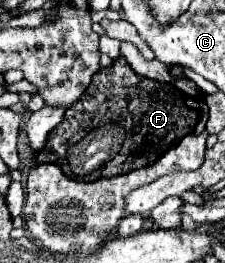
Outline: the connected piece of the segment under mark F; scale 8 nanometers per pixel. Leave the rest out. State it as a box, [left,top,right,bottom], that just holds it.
[37,57,199,181]

